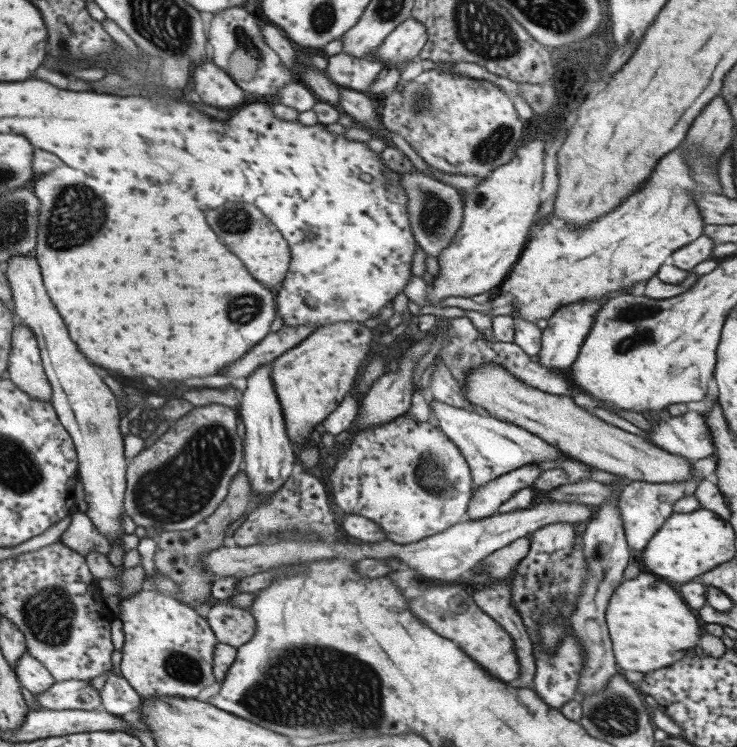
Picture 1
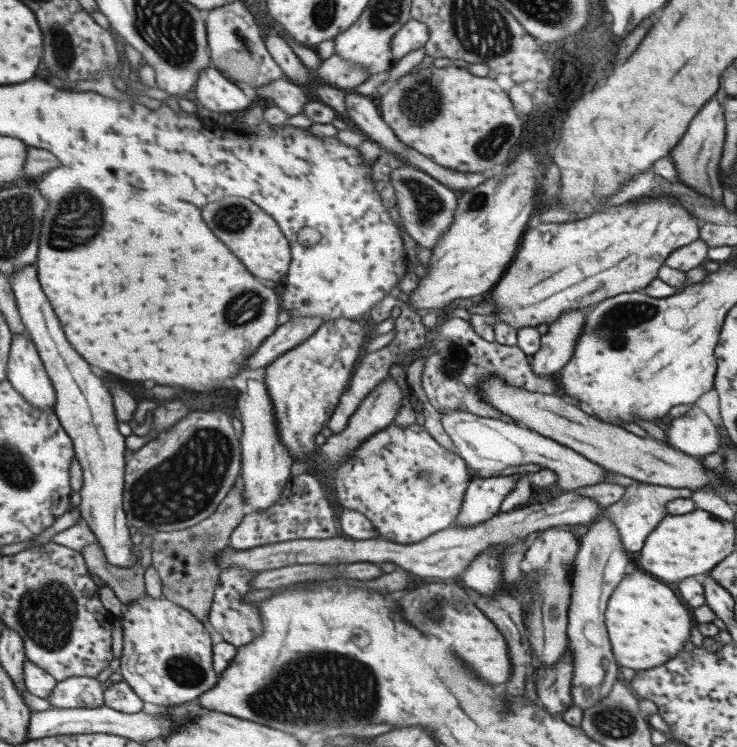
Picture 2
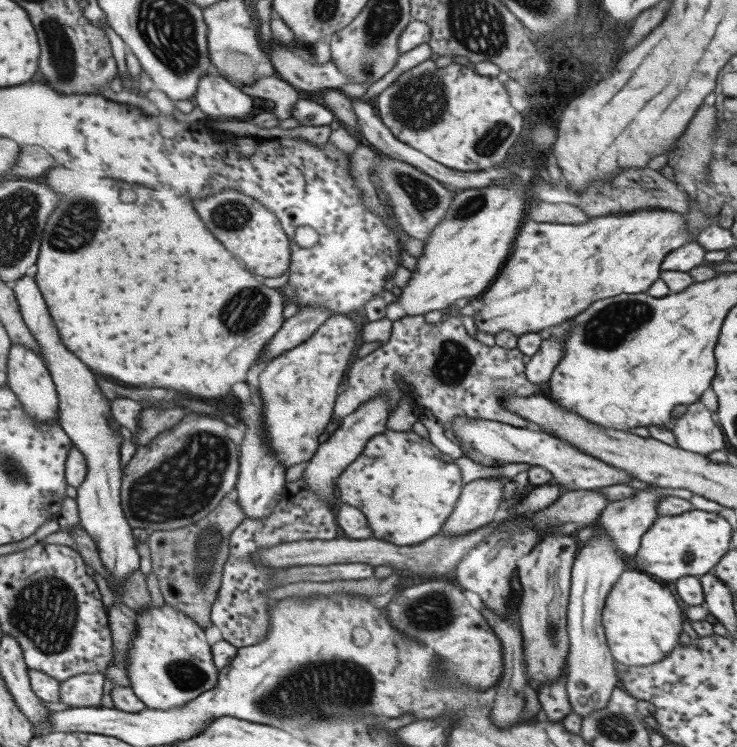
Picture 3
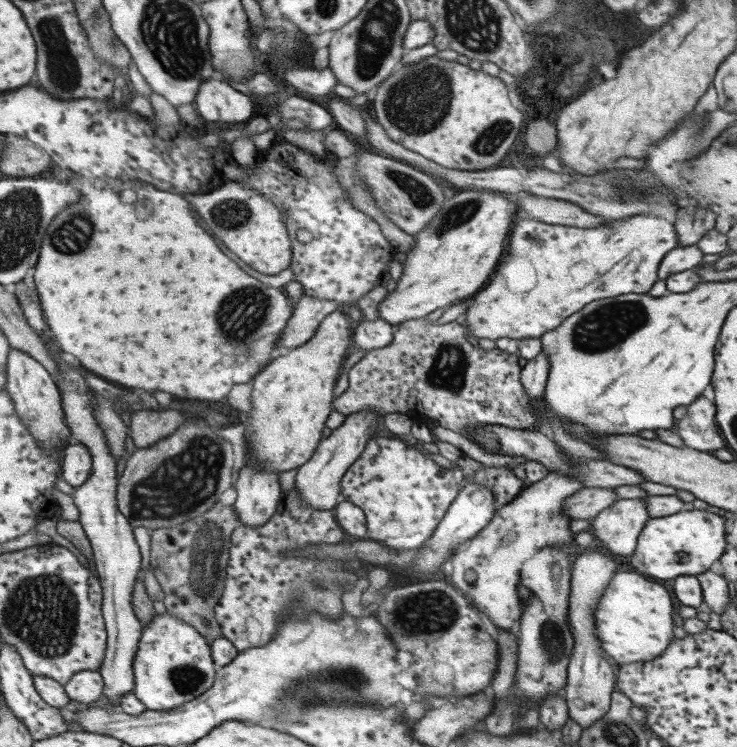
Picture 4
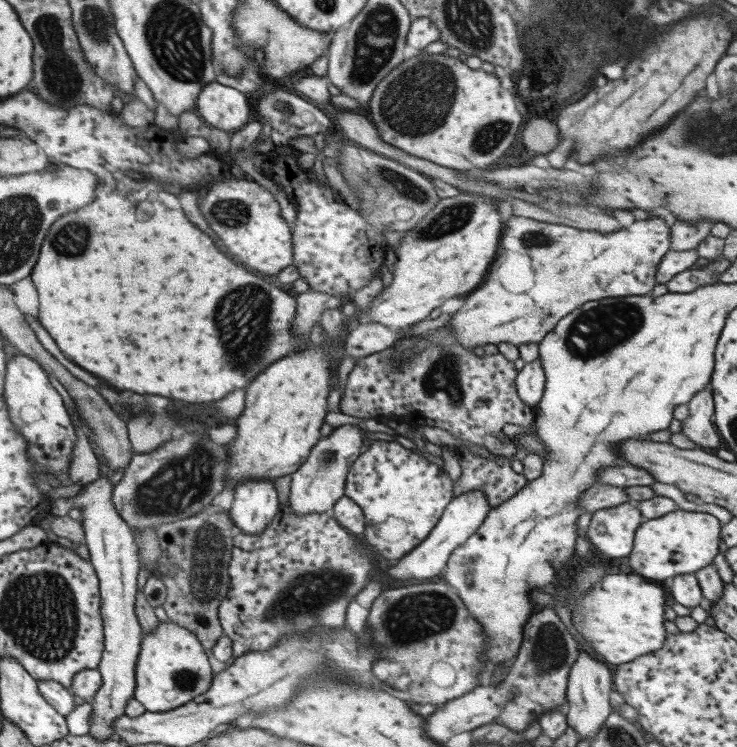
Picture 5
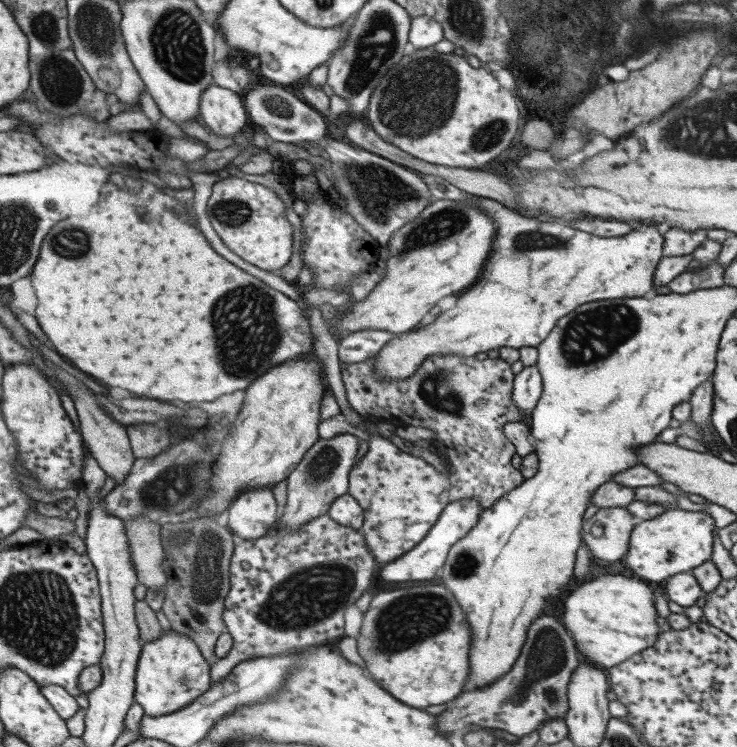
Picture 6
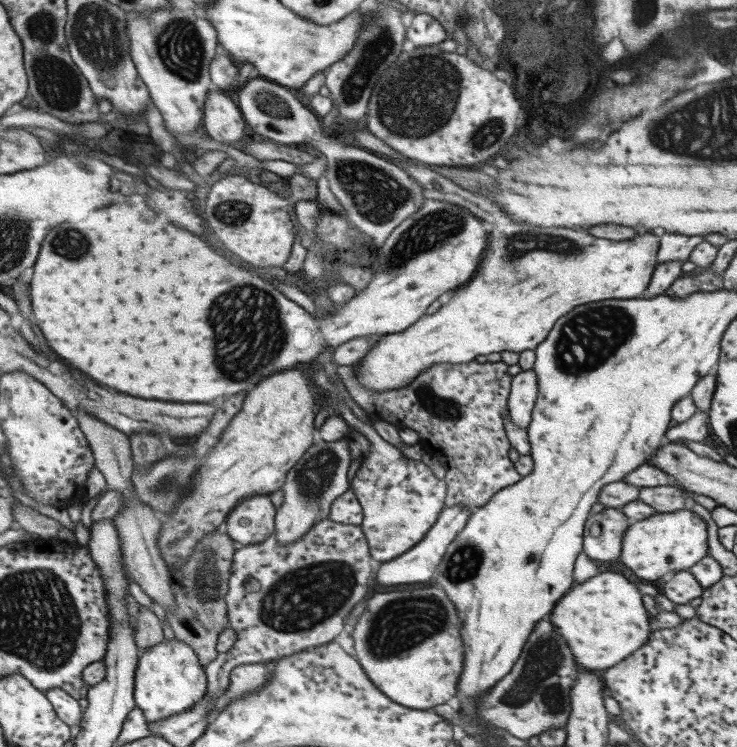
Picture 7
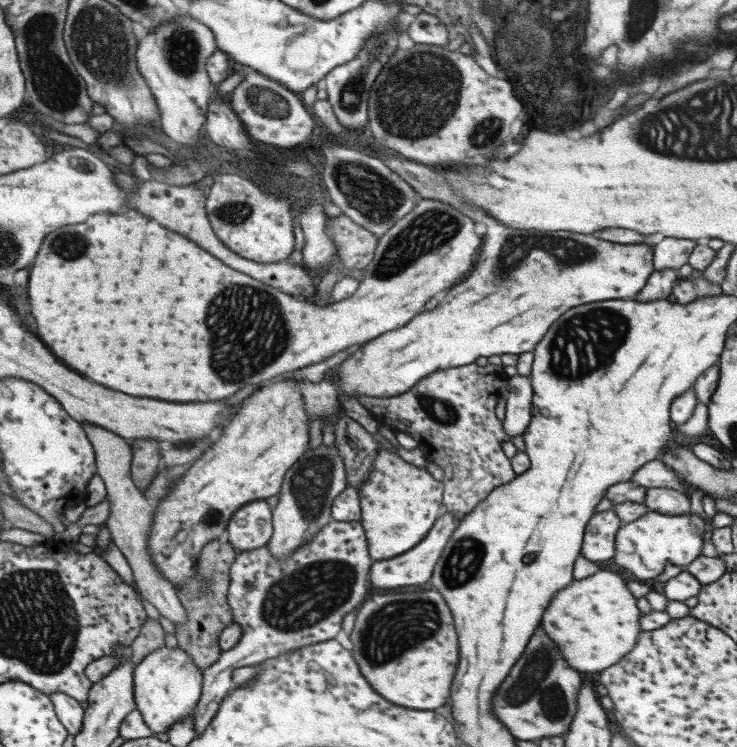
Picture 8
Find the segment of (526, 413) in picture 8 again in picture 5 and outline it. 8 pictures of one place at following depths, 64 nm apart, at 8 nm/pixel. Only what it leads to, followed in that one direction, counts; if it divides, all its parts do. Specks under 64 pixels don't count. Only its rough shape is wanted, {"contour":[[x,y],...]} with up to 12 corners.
{"contour":[[541,360],[525,363],[514,384],[520,402],[533,410],[544,388]]}

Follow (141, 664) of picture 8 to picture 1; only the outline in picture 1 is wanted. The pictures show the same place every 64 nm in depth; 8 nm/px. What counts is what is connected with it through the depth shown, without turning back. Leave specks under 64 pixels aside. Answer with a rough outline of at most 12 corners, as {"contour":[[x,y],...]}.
{"contour":[[144,587],[119,597],[121,676],[143,698],[213,684],[216,638]]}

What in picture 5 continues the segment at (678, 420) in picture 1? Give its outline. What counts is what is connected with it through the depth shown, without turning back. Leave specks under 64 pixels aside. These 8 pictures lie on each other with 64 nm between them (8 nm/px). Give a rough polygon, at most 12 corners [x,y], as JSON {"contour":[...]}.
{"contour":[[699,390],[686,406],[680,432],[698,446],[715,450],[712,393]]}

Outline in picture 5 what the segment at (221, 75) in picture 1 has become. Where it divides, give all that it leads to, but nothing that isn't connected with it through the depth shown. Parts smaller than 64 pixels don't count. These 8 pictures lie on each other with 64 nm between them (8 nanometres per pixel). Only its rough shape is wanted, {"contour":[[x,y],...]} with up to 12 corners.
{"contour":[[214,80],[195,106],[213,133],[252,119],[246,95]]}

